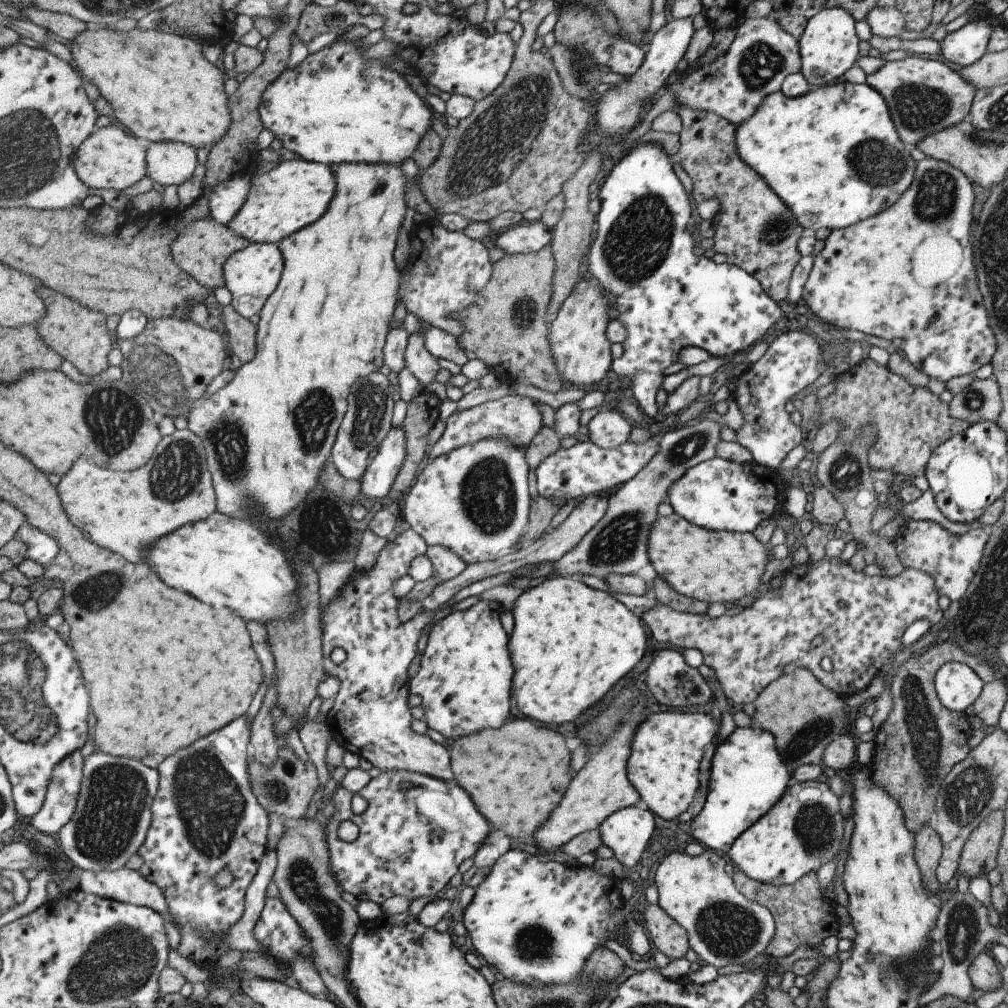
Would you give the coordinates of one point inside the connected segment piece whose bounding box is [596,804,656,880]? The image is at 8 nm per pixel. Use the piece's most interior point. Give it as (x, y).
(625, 832)

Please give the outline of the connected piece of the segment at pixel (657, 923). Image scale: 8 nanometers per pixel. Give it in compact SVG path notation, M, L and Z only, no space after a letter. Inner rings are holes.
M648 903L643 912L643 918L645 919L645 930L649 934L653 949L662 952L671 960L683 958L688 949L685 929L668 914L665 914L657 903Z

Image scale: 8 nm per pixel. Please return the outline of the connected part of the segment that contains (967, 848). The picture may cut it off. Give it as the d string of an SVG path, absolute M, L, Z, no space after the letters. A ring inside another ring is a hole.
M993 810L989 815L979 822L979 825L972 831L972 834L967 838L963 846L957 871L968 877L976 876L978 873L987 875L989 871L995 868L996 855L1000 846L1000 839L1002 838L1002 831L1004 826L1004 810Z

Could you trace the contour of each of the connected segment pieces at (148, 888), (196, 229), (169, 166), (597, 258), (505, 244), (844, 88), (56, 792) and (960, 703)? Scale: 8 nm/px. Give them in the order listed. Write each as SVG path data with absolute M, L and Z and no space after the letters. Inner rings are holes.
M108 868L106 871L99 871L95 877L84 877L81 888L86 893L103 898L153 907L175 926L176 916L169 910L164 890L147 880L140 870Z
M209 216L193 221L179 233L172 244L172 257L184 271L193 275L203 286L215 290L226 286L225 261L237 251L246 249L250 243L250 240L235 234L235 231L225 223Z
M164 141L147 142L148 176L163 186L185 184L197 168L197 150L190 144Z
M647 141L637 144L634 148L628 149L623 157L613 164L611 167L605 170L603 176L599 180L599 192L598 199L600 200L599 211L597 216L597 234L595 234L595 240L591 241L589 245L589 252L586 255L586 262L583 264L584 272L587 275L591 275L600 282L602 289L610 297L611 307L615 308L619 312L617 317L628 330L627 338L621 343L624 346L624 353L618 359L610 360L610 375L623 376L625 383L627 384L628 394L635 401L635 404L644 412L646 419L652 418L658 411L655 405L655 393L661 384L661 380L664 376L661 376L660 372L663 368L667 368L669 364L677 361L677 353L684 346L692 346L705 350L707 354L715 358L725 358L730 362L736 361L741 352L745 352L755 340L759 340L767 330L772 330L775 324L783 318L783 312L779 309L779 306L774 300L771 300L767 293L762 289L760 282L757 282L753 276L746 273L742 268L722 263L715 264L711 259L706 259L703 255L695 256L693 254L693 238L685 231L685 224L690 221L691 208L689 203L691 198L689 194L683 189L681 183L677 179L673 166L669 162L667 153L662 149L660 143L657 141Z
M540 220L522 221L499 233L496 247L505 255L535 252L550 242L551 230Z
M847 81L829 83L827 86L817 87L815 90L809 90L796 97L786 97L780 90L772 92L762 98L759 106L753 111L753 114L749 115L749 118L734 126L734 143L741 162L749 165L750 169L764 178L769 188L790 208L797 224L802 226L806 234L813 234L820 228L840 229L881 212L891 206L908 188L914 175L915 162L909 155L909 148L900 142L883 97L866 83L854 84Z
M77 749L56 766L48 786L47 800L31 822L37 830L57 835L76 816L85 761L81 749Z
M946 660L934 674L934 689L938 699L949 711L962 713L973 705L983 686L979 676L961 662Z

